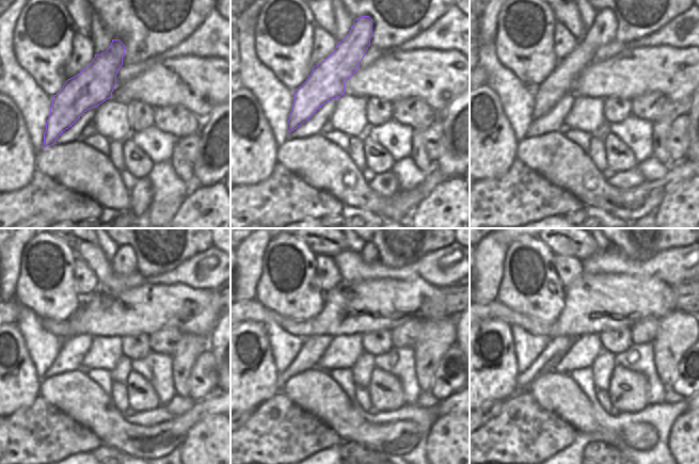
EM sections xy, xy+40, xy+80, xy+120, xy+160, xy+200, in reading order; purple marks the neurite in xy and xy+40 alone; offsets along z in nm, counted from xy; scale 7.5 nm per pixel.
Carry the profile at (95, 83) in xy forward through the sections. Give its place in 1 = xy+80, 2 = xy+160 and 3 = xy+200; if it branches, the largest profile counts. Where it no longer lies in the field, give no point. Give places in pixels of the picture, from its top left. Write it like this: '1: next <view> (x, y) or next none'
1: next xy+80 (559, 83)
2: next xy+160 (368, 253)
3: next xy+200 (606, 250)

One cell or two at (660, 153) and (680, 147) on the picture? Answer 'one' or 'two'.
two

